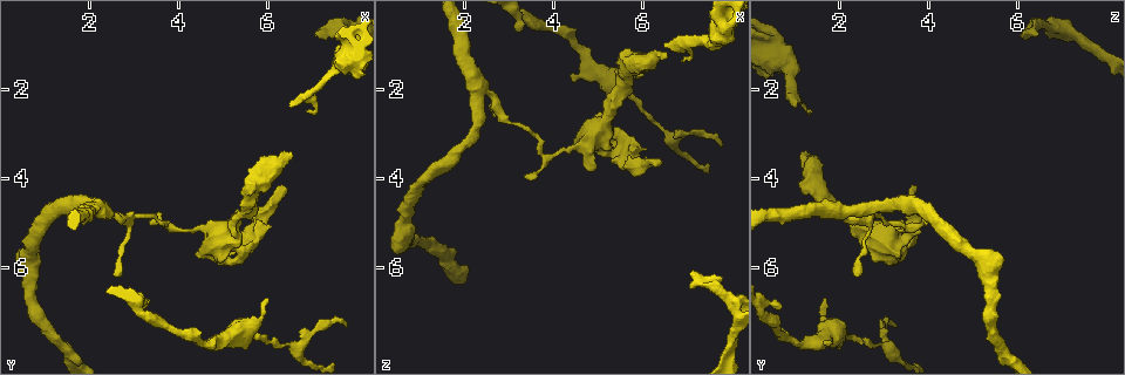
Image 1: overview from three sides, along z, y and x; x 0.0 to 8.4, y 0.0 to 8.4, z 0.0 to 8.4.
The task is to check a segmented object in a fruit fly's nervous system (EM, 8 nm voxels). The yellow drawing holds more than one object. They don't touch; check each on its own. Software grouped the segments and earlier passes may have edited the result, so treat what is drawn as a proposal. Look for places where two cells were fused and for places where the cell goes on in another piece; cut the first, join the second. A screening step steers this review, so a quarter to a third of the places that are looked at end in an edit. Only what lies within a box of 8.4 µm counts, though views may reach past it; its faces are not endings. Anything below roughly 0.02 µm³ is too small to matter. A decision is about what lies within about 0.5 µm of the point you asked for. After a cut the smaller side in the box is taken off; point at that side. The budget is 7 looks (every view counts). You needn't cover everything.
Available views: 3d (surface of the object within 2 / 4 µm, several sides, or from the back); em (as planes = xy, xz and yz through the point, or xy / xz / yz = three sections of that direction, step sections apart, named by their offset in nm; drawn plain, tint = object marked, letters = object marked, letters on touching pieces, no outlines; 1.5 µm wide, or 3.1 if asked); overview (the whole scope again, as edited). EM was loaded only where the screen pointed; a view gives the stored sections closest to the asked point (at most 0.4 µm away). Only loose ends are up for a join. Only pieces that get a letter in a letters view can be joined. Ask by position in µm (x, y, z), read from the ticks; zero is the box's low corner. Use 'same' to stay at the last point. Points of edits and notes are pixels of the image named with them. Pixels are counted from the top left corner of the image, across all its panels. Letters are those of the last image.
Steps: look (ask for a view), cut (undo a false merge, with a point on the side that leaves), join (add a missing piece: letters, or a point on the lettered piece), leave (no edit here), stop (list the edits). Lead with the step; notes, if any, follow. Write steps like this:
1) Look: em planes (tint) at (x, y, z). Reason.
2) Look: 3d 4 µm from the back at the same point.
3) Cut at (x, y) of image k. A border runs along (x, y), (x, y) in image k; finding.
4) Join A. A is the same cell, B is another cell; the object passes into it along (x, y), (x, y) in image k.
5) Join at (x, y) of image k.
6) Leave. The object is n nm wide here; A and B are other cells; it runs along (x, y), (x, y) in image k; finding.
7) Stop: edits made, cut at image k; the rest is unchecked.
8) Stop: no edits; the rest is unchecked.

Look: em planes (letters) at (6.45, 2.40, 1.00). Branch stops here.

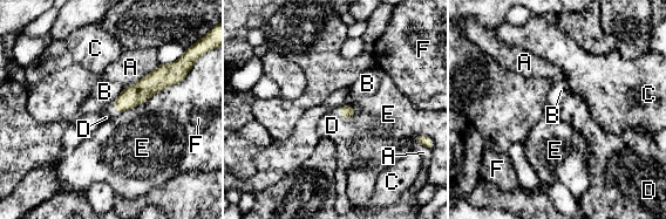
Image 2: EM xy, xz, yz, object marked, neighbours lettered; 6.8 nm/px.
Join at (332, 125) of image 2. D is the same cell, A, B, C, E and F are other cells; the cell continues.

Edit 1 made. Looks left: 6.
Look: em planes (tint) at (4.20, 5.10, 3.35). Thin neck.

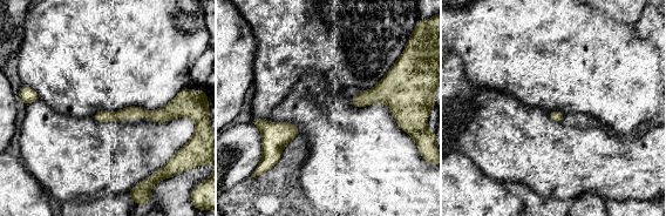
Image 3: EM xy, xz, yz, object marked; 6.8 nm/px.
Look: em planes (letters) at the same point. What lies round it.

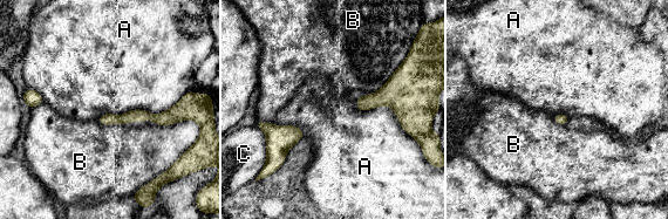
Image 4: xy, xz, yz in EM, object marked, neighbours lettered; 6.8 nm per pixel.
Leave. A, B and C are other cells; it runs along (178, 105), (166, 117), (101, 120) in image 4; one cell here.

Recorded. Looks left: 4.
Look: 3d 2 µm from the back at (7.15, 0.80, 6.05). Free end.

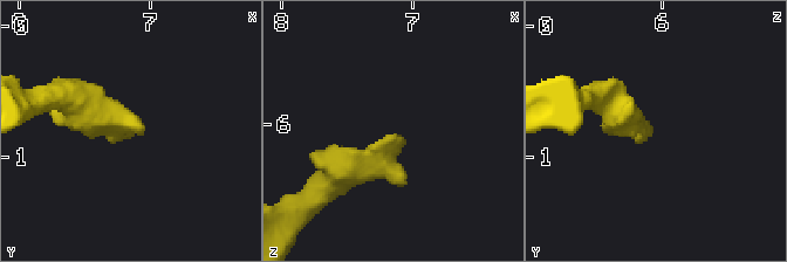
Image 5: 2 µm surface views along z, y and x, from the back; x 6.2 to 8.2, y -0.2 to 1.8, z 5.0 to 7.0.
Look: em planes (tint) at (7.14, 0.80, 6.06). Need the tissue.

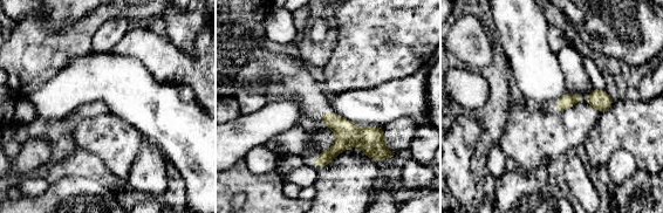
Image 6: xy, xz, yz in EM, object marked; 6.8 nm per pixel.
Look: em planes (letters) at the same point.

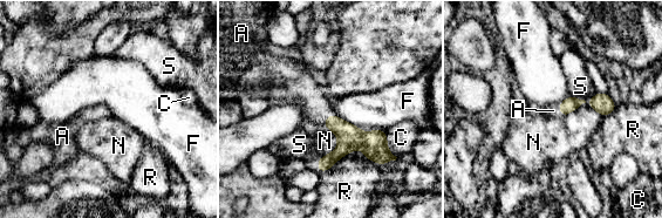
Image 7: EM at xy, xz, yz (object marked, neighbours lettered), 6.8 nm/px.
Join at (311, 94) of image 7. A is the same cell, C, F, N, R and S are other cells; the object passes into it along (350, 137), (328, 117), (311, 94) in image 7; it goes on there.

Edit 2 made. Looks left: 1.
Stop: edits made, join at image 2, join at image 7; the rest is unchecked.

